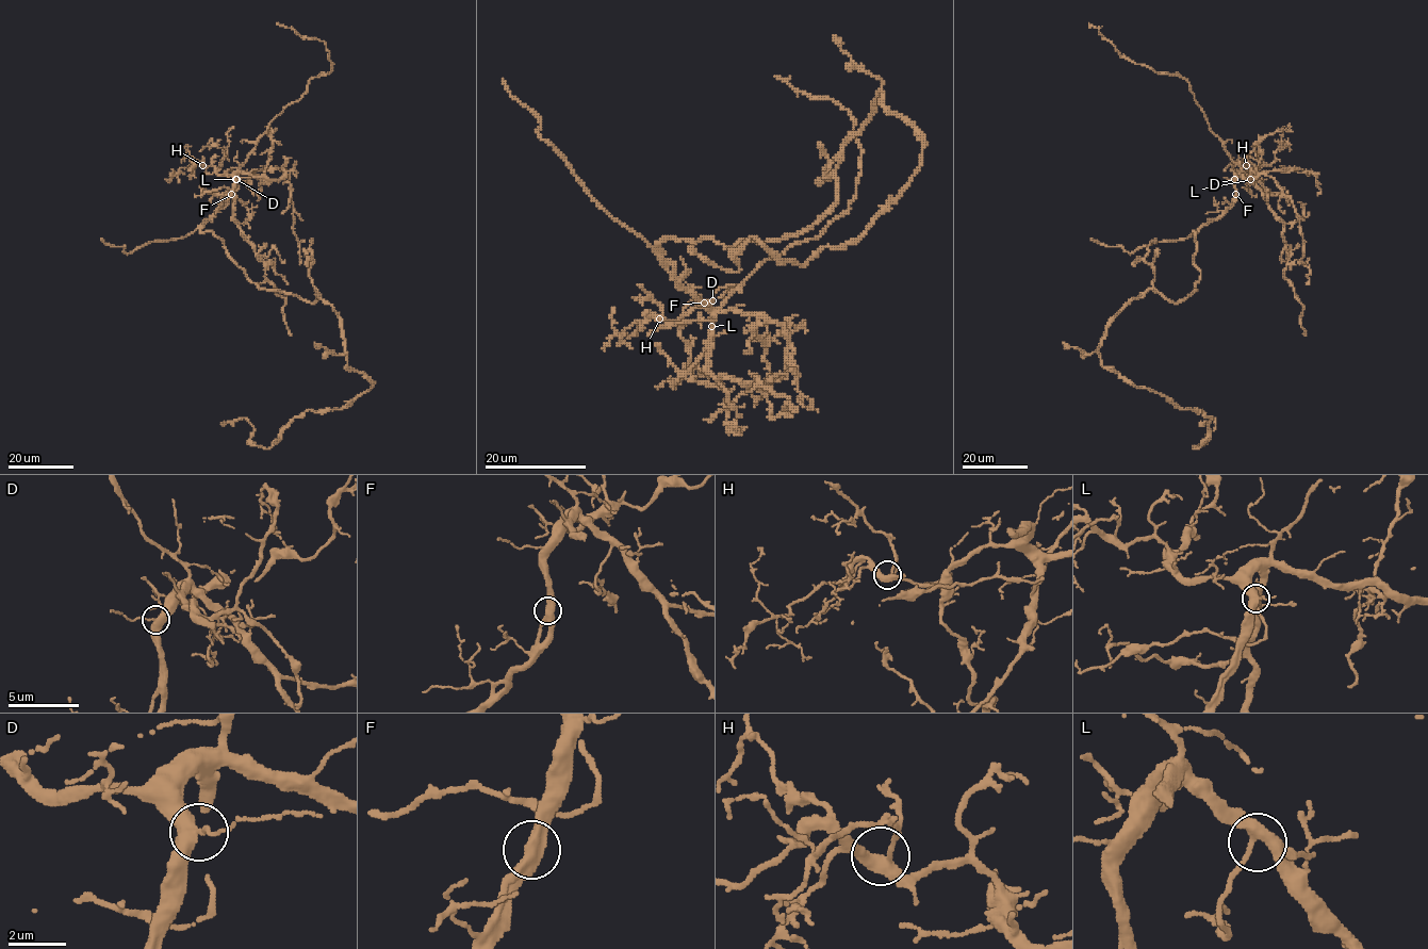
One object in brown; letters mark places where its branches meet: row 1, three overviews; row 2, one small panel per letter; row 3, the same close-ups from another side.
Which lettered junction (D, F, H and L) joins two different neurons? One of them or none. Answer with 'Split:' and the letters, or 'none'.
Split: none

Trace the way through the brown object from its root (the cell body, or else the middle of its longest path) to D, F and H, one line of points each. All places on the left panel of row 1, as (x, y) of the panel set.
D: (273, 290), (260, 289), (228, 255), (222, 241), (210, 230), (200, 230), (202, 224), (225, 205), (236, 179)
F: (273, 290), (260, 289), (228, 255), (222, 241), (210, 230), (200, 230), (202, 224), (225, 205), (231, 194)
H: (273, 290), (260, 289), (222, 241), (210, 230), (200, 230), (225, 205), (234, 182), (214, 166), (202, 165)

